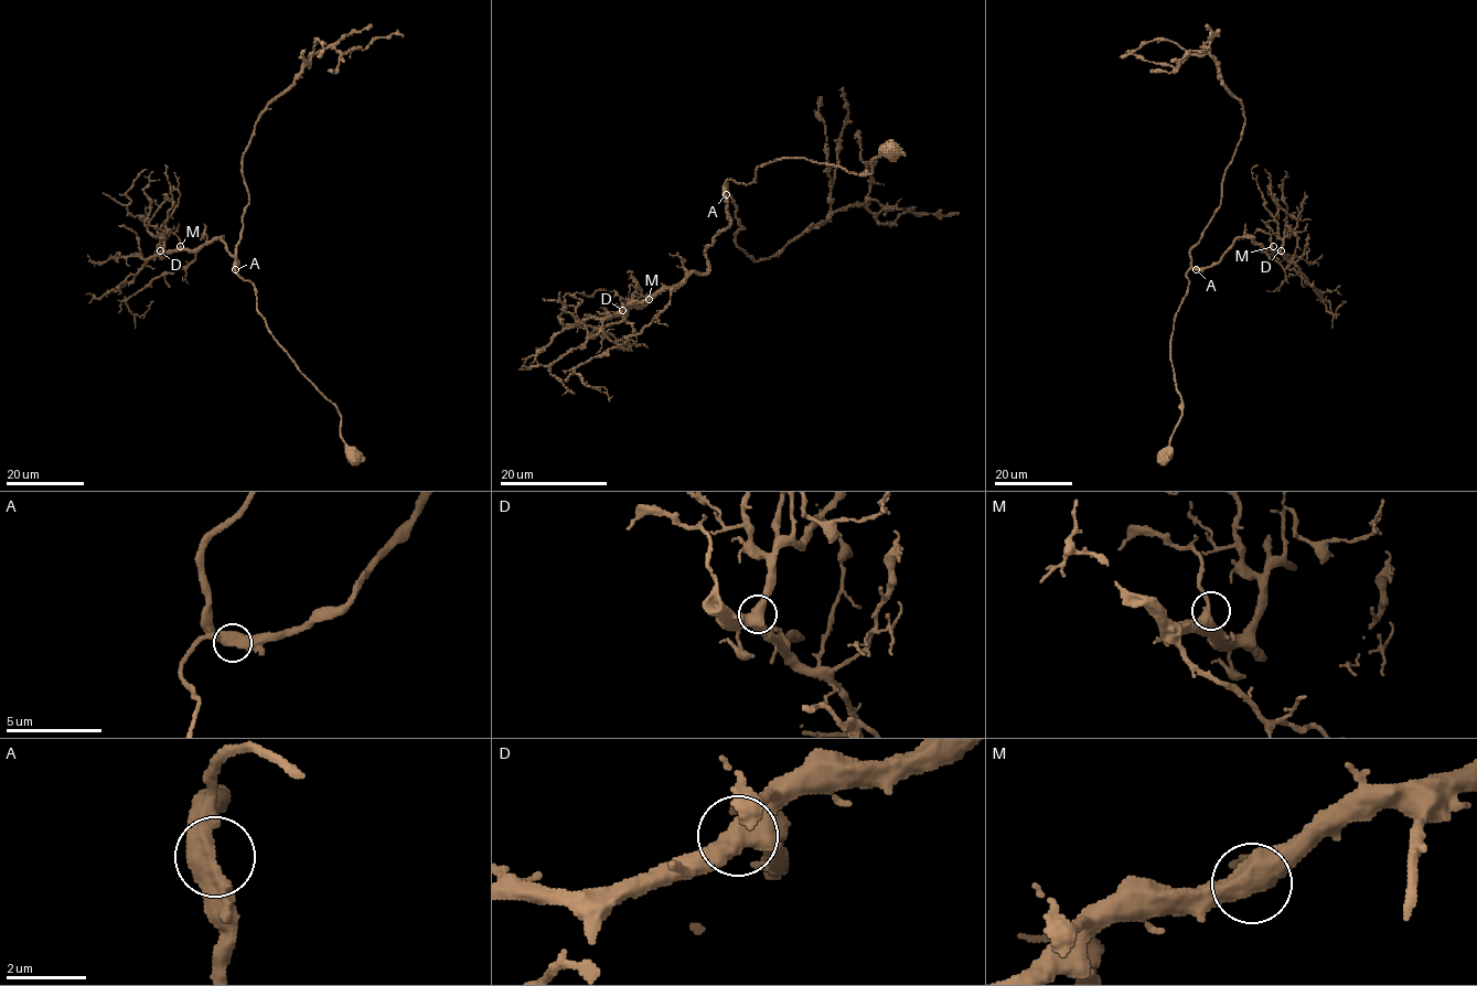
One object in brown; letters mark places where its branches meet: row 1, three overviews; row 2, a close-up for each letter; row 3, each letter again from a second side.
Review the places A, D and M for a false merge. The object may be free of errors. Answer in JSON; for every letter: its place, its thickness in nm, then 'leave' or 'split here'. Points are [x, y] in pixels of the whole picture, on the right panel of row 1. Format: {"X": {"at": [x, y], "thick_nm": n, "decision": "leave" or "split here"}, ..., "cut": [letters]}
{"A": {"at": [1196, 269], "thick_nm": 500, "decision": "leave"}, "D": {"at": [1281, 250], "thick_nm": 500, "decision": "leave"}, "M": {"at": [1273, 246], "thick_nm": 460, "decision": "leave"}, "cut": []}

